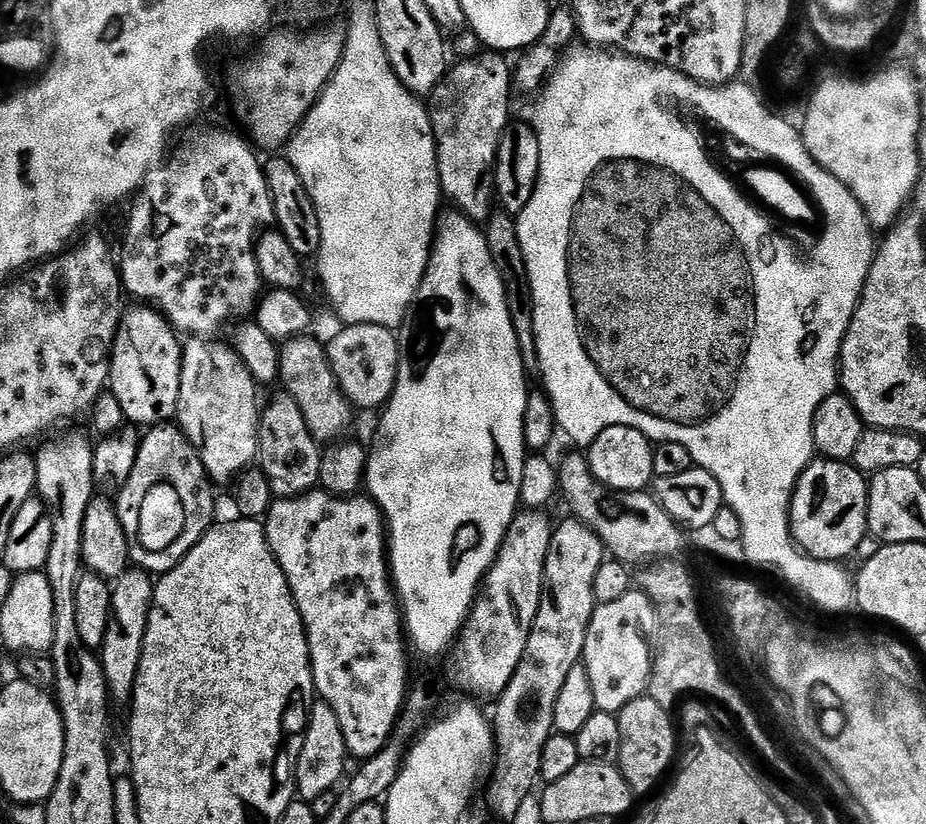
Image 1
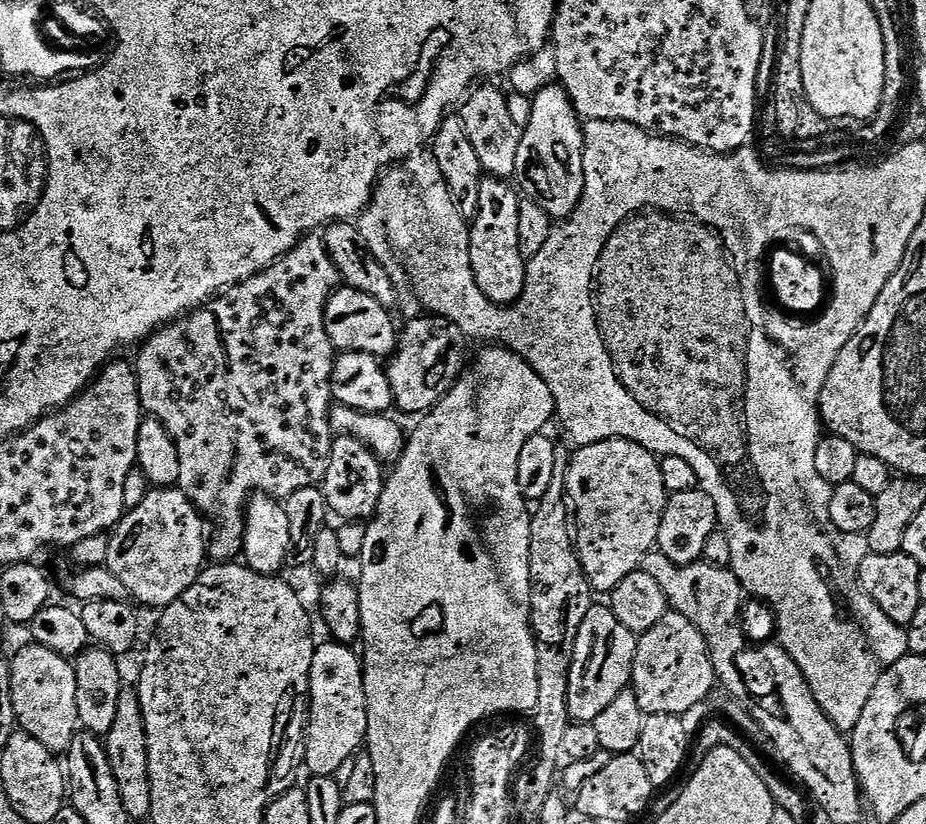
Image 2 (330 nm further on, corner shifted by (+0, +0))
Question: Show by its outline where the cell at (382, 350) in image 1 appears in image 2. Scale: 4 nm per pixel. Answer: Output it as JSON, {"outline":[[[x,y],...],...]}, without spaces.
{"outline":[[[420,314],[417,320],[399,329],[396,346],[386,364],[395,407],[404,412],[427,413],[448,392],[464,362],[468,338],[454,322],[431,314]]]}

